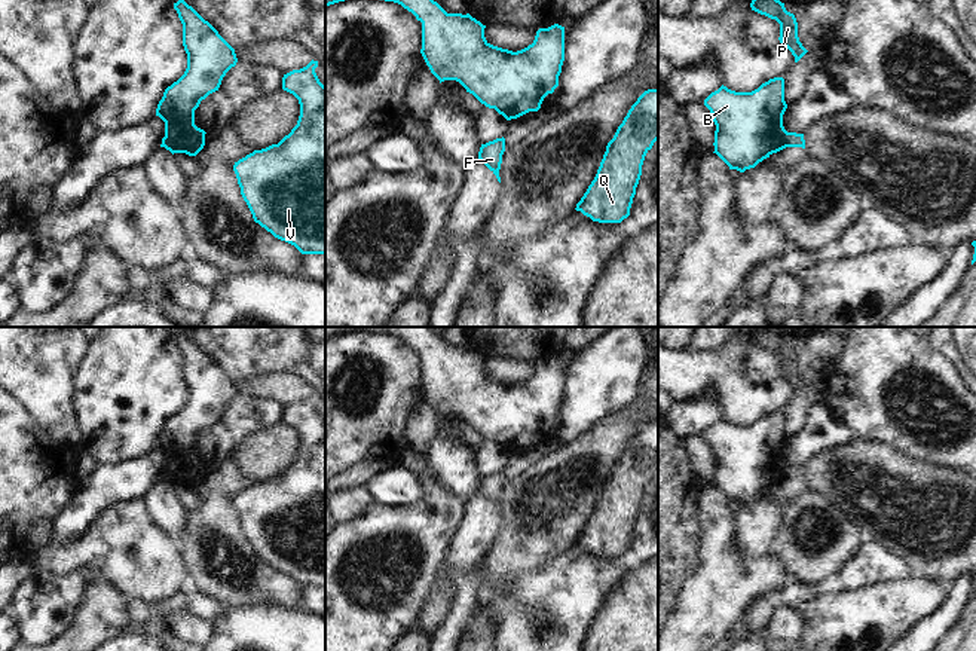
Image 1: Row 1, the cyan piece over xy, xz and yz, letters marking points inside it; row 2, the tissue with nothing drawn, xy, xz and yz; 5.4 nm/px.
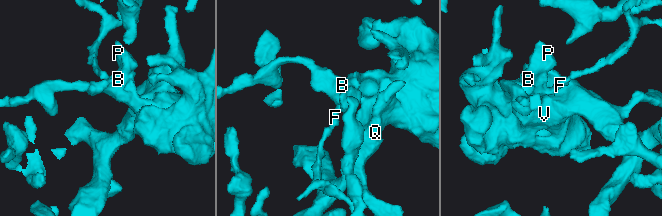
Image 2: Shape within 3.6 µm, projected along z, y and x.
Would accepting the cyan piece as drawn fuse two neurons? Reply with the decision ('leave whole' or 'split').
split

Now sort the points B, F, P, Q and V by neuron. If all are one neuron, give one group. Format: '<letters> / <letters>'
B P Q V / F

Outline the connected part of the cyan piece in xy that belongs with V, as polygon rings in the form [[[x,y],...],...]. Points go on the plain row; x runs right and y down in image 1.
[[[310,394],[282,410],[282,422],[300,437],[297,458],[278,477],[254,483],[233,498],[253,551],[275,571],[294,578],[302,587],[325,587],[325,419]]]

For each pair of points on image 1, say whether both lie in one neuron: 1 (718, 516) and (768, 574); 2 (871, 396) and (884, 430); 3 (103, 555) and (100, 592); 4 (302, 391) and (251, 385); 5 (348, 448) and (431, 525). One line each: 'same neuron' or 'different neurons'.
1: same neuron
2: same neuron
3: different neurons
4: same neuron
5: different neurons

